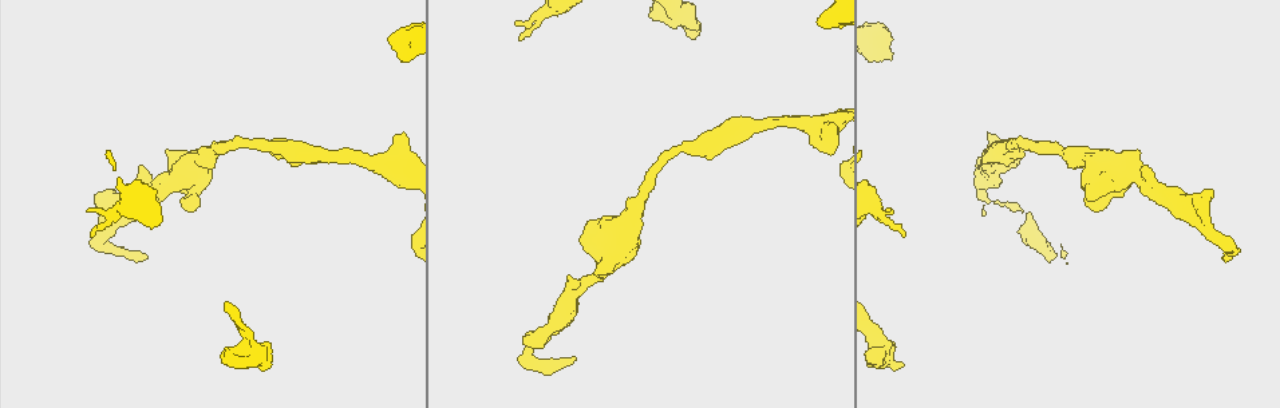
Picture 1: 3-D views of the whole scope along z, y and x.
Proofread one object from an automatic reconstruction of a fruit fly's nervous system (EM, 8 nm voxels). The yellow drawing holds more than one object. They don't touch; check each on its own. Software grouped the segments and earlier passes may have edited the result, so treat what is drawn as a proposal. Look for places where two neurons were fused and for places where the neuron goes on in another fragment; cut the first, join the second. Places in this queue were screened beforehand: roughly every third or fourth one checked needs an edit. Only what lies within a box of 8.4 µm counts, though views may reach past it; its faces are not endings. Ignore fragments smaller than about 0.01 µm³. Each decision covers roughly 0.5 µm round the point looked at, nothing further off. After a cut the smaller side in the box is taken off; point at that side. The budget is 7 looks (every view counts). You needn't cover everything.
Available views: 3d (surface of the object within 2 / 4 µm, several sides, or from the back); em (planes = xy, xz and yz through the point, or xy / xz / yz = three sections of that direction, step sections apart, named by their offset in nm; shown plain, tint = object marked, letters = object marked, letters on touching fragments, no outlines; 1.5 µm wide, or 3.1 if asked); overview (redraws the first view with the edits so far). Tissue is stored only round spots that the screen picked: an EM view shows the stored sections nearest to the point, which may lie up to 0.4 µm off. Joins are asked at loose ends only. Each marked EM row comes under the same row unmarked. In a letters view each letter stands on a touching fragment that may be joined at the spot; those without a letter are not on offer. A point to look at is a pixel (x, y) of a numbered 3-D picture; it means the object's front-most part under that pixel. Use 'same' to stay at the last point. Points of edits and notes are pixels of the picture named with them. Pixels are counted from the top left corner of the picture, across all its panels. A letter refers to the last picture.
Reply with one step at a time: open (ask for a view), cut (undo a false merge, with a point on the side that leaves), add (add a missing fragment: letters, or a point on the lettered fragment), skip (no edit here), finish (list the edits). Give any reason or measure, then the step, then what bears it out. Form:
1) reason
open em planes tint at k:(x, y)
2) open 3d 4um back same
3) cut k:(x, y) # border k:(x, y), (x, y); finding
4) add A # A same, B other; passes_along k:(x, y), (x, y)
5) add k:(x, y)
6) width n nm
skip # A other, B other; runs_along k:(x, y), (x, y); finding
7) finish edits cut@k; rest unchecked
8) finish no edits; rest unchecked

free end
open em planes letters at 1:(818, 22)

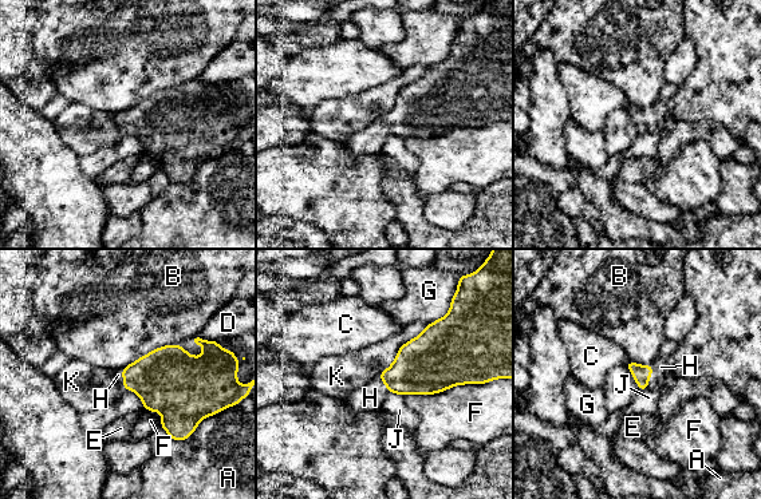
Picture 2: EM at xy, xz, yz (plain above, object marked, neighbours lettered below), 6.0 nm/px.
add H # A other, B other, C other, D other, E other, F other, G other, H same, J other, K other; passes_along 2:(641, 373), (650, 376), (661, 367); the neuron continues

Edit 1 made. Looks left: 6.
arms part here
open em yz step 8 tint at 1:(821, 127)

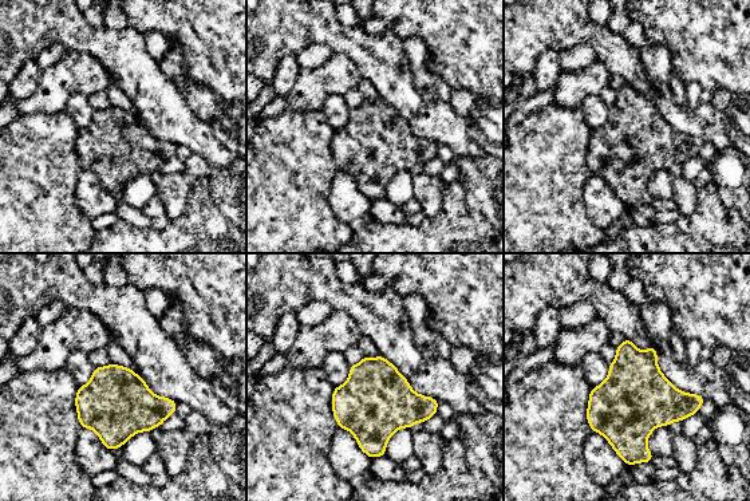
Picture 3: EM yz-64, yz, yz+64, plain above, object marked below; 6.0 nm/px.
open em planes letters same

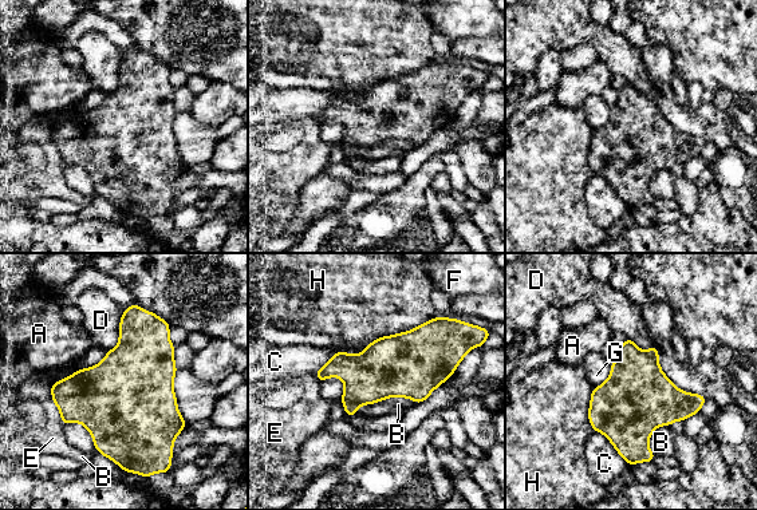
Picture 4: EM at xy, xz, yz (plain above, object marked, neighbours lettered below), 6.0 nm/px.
width 420 nm
skip # A other, B other, C other, D other, E other, F other, G other, H other; border 4:(611, 364), (608, 376), (594, 387); one neuron here

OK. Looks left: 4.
long arm stops here
open 3d 2um at 1:(146, 258)

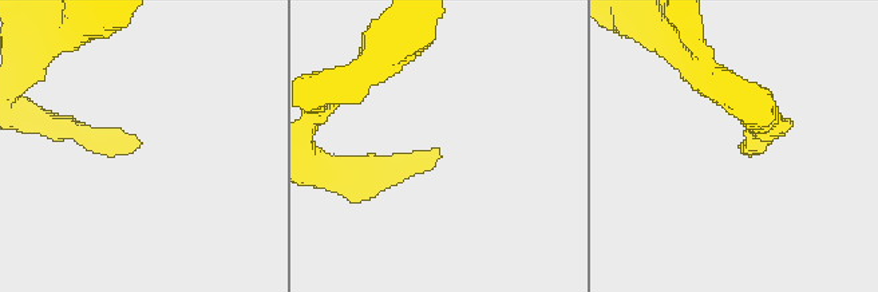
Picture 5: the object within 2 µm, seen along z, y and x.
shape alone is not enough
open em planes letters at 5:(743, 150)

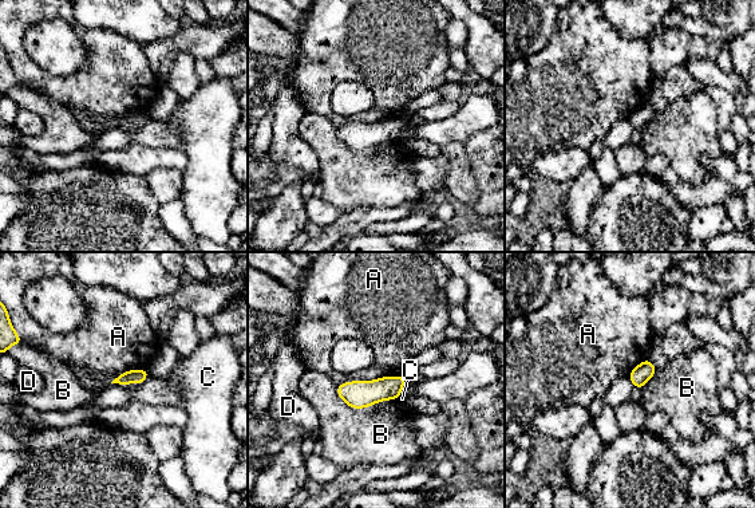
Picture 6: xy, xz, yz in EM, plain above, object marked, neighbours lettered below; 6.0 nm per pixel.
skip # A other, B other, C other, D other; border 6:(391, 375), (346, 381), (339, 385); none of them fits

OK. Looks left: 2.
finish edits add@2; rest unchecked

